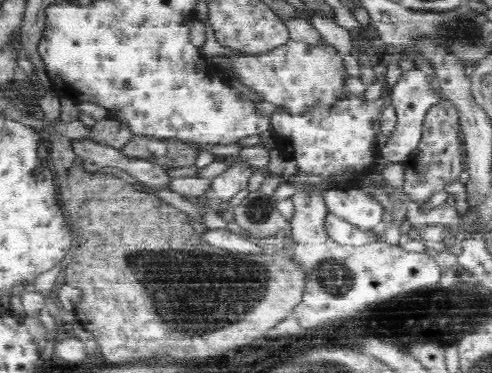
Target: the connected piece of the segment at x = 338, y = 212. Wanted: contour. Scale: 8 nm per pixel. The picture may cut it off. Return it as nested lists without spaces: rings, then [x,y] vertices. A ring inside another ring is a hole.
[[[356,184],[348,189],[328,188],[324,192],[324,203],[328,212],[364,230],[380,223],[384,211],[378,200]]]

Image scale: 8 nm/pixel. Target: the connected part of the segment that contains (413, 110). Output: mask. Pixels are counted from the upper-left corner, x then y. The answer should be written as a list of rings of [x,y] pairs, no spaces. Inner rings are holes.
[[[418,68],[401,71],[400,78],[391,90],[390,104],[394,107],[397,123],[387,143],[380,148],[381,156],[390,162],[404,162],[421,141],[423,120],[431,106],[442,100],[431,78]]]

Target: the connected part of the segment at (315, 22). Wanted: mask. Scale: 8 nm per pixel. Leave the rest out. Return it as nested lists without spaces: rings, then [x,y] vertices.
[[[313,12],[310,22],[325,42],[338,51],[338,55],[345,61],[348,68],[347,73],[360,79],[360,69],[352,46],[350,32],[339,26],[334,18],[330,19],[317,12]]]

